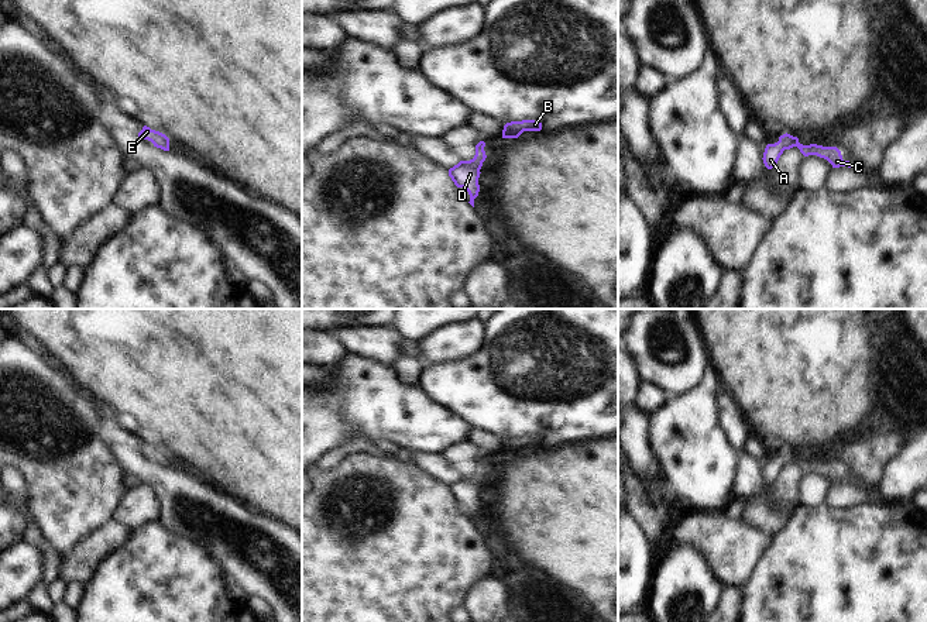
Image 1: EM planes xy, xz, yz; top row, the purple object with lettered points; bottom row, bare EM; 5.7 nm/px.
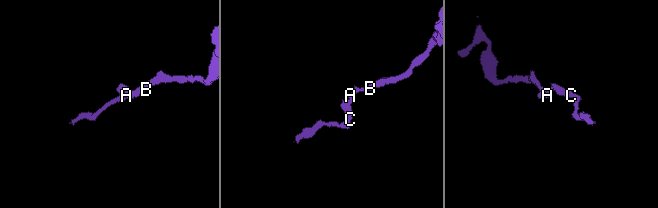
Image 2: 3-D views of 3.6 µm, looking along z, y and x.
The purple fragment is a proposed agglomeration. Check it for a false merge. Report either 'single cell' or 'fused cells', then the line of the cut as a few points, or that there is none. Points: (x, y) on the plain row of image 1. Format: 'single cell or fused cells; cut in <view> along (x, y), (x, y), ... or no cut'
single cell; no cut

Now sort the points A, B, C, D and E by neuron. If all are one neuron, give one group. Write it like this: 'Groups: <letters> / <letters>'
Groups: A B C D E.

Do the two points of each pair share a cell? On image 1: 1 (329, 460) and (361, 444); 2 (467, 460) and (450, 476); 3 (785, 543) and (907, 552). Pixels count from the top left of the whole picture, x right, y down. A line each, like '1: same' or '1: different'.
1: same
2: different
3: same

